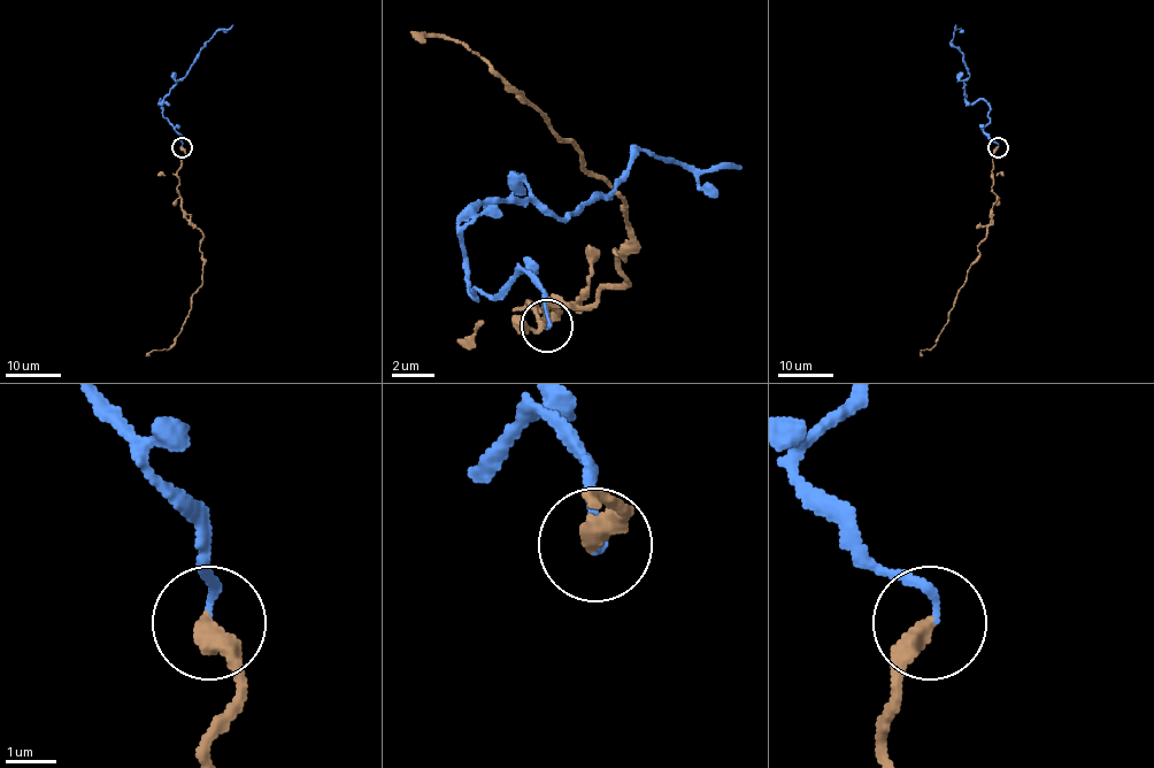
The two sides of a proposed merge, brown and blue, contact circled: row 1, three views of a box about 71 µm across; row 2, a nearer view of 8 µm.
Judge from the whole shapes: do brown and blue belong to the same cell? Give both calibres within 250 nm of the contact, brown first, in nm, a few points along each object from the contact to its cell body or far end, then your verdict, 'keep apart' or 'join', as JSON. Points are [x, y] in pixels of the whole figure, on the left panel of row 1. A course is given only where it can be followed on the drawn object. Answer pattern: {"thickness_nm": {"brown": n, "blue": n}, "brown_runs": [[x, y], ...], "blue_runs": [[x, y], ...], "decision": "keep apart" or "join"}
{"thickness_nm": {"brown": 440, "blue": 140}, "brown_runs": [[182, 146], [177, 192], [202, 235], [202, 282], [176, 340], [146, 355]], "blue_runs": [[182, 146], [182, 137], [162, 114], [160, 99], [160, 104], [207, 41], [220, 29], [233, 25]], "decision": "join"}

